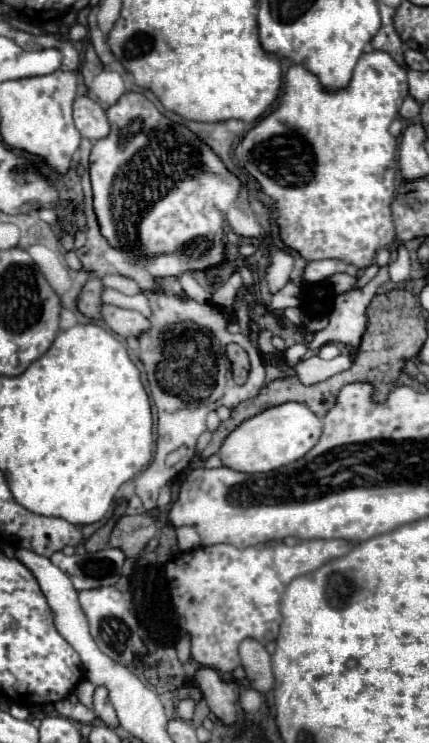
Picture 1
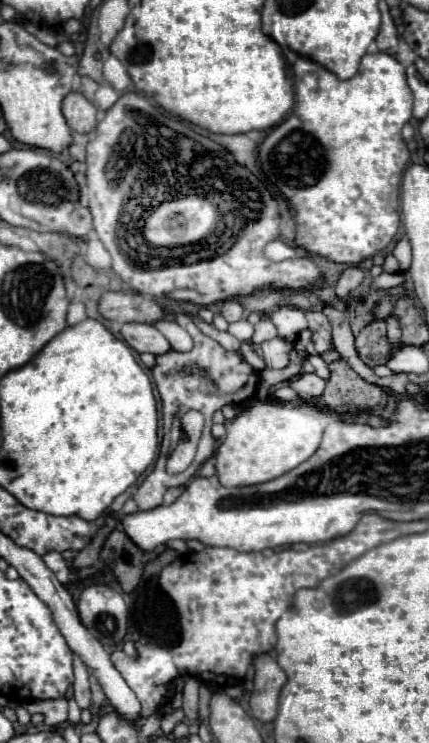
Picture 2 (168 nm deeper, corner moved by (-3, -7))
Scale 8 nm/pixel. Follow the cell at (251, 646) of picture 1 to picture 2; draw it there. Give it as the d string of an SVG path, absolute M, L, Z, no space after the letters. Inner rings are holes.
M267 653L257 655L253 659L253 667L255 667L255 689L251 693L249 705L251 705L253 715L259 721L267 723L275 719L279 691L283 683L287 681L287 677L277 665L277 661Z

